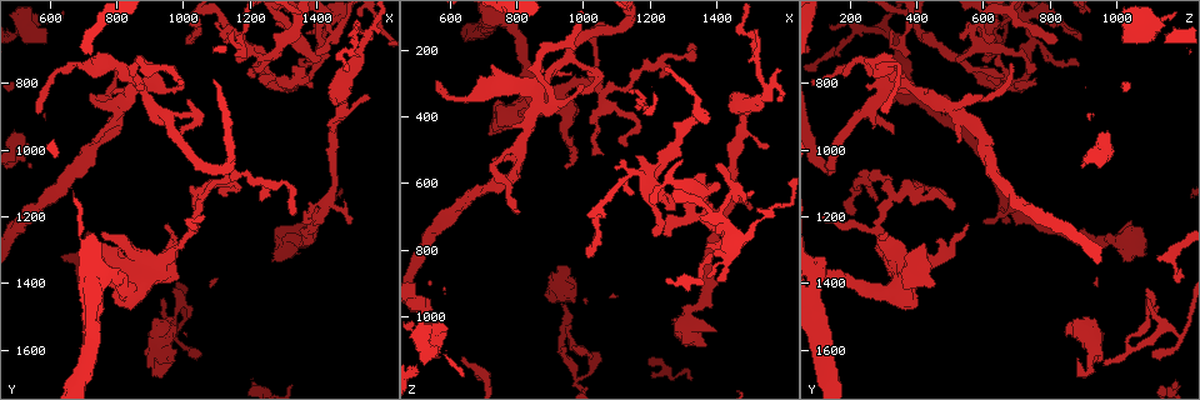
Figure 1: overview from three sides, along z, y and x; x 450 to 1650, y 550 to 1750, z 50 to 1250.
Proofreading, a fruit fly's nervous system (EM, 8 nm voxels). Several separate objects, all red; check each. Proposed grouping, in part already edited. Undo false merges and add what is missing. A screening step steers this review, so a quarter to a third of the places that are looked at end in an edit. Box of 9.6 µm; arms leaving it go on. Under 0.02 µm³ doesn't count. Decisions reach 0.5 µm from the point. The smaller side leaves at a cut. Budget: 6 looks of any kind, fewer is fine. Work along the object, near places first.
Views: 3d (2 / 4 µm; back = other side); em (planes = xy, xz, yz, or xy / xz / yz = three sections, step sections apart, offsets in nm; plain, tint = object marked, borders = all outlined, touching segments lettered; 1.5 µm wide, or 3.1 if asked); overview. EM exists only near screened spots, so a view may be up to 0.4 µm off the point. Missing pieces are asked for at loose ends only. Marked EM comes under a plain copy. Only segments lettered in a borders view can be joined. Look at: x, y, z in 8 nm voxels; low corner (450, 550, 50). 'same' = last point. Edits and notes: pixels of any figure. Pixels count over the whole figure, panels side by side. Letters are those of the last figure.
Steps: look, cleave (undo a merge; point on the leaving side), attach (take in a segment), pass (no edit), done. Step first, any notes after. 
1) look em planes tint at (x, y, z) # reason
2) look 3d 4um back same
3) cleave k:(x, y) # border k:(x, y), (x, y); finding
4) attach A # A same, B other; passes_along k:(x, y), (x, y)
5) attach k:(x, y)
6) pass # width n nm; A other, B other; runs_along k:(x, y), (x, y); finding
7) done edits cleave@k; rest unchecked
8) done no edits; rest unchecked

look 3d 4um at (1210, 700, 590) # thin neck

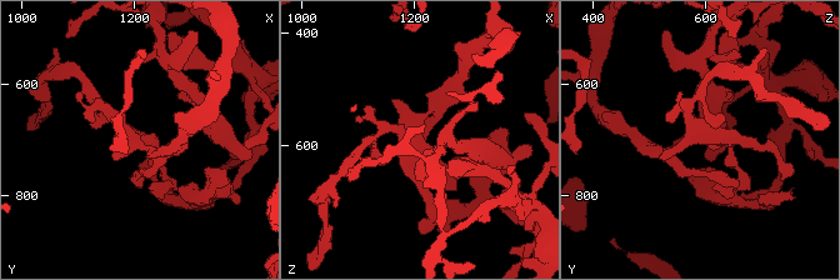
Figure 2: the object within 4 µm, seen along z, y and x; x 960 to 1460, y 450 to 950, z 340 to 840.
look em planes tint at (1200, 695, 595)

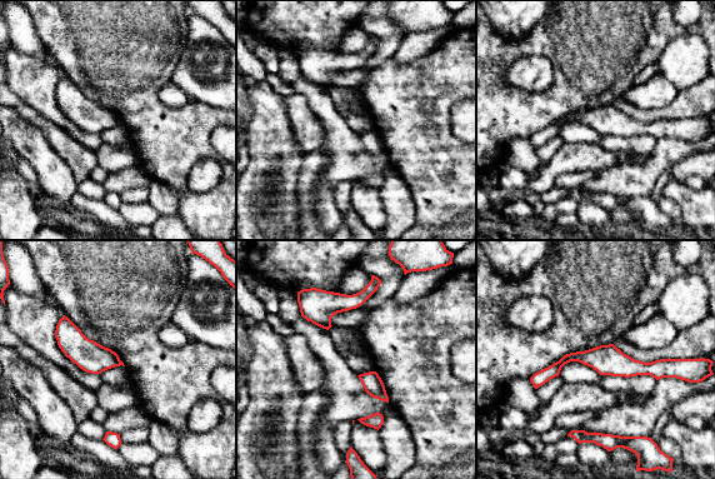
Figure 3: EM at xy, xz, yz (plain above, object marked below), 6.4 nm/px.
look em planes borders same # what lies round it

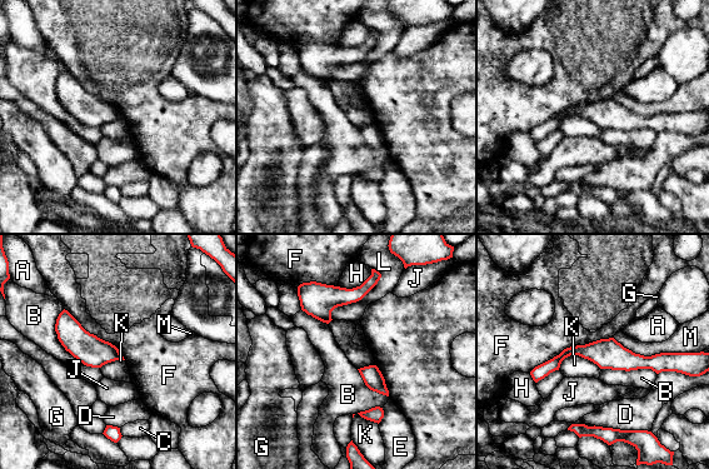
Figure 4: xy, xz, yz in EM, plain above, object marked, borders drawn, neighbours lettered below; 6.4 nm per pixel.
pass # A other, B other, C other, D other, E other, F other, G other, H other, J other, K other, L other, M other; border 4:(61, 310), (58, 340), (99, 368); all the same cell

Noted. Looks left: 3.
look em yz step 4 borders at (1380, 810, 660) # two arms at a narrow angle

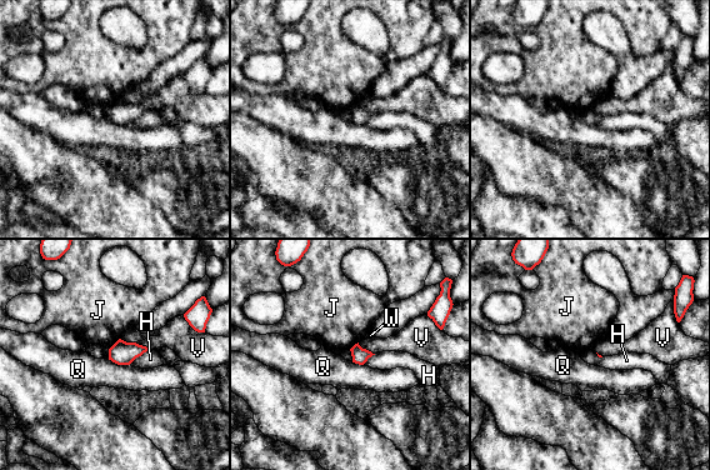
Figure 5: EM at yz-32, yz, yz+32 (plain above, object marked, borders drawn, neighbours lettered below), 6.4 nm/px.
look em xz step 8 borders same # another direction

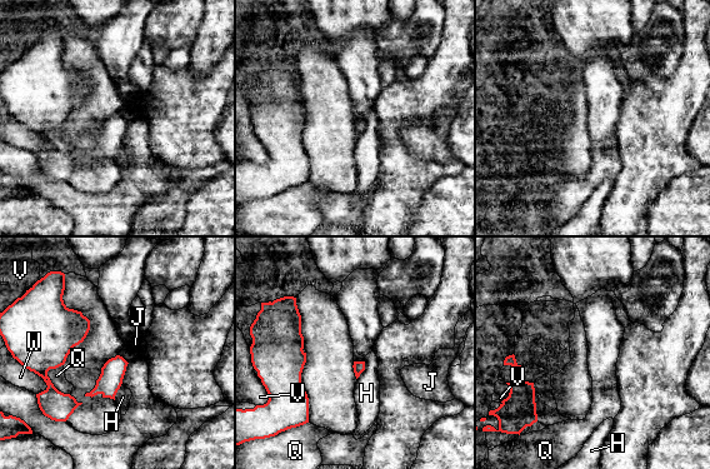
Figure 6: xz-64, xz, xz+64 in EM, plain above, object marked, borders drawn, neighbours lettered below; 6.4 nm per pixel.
pass # H other, J other, Q other, V other, W other; border 6:(50, 368), (50, 382), (69, 394); none of them fits

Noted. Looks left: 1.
done no edits; rest unchecked

